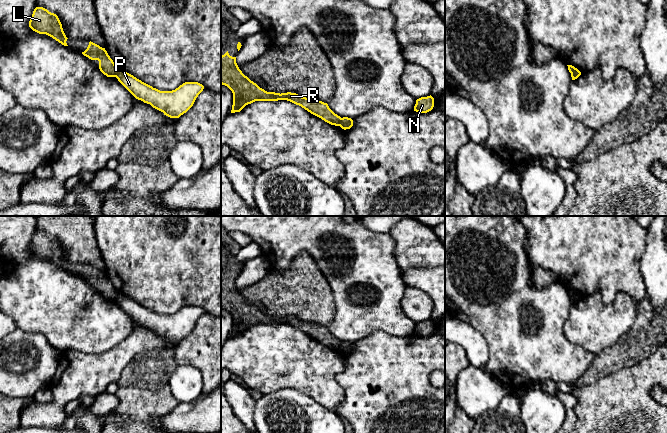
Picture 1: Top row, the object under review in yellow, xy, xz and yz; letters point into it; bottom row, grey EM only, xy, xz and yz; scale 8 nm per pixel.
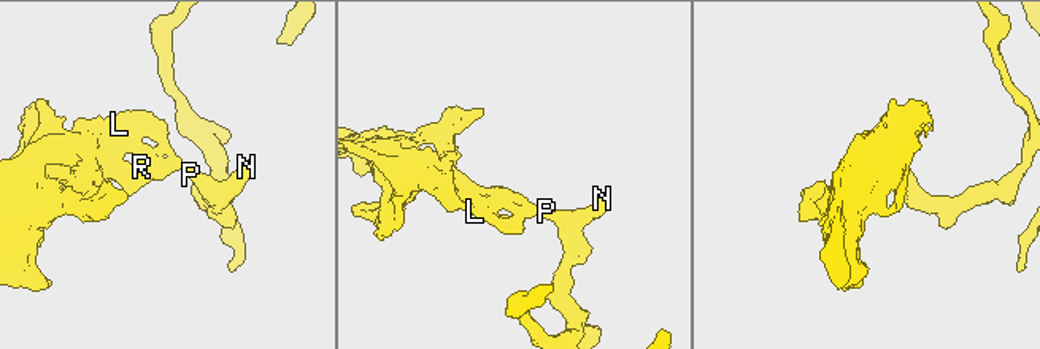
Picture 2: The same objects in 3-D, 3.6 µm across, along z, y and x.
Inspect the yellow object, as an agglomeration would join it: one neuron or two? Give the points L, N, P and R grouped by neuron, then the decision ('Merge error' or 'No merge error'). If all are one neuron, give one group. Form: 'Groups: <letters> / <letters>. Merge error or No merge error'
Groups: L R / N P. Merge error

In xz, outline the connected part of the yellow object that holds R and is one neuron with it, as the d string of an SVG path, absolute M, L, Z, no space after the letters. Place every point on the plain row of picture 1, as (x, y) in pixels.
M228 275L221 280L221 308L227 310L233 317L231 337L240 336L246 329L255 325L287 324L331 349L340 350L342 344L329 332L327 327L322 325L302 321L296 317L280 318L267 316L260 312L242 297L236 287L236 281L230 280Z

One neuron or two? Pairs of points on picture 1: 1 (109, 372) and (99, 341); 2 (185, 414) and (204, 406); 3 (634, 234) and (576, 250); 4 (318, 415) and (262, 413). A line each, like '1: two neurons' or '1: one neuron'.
1: two neurons
2: one neuron
3: one neuron
4: one neuron

